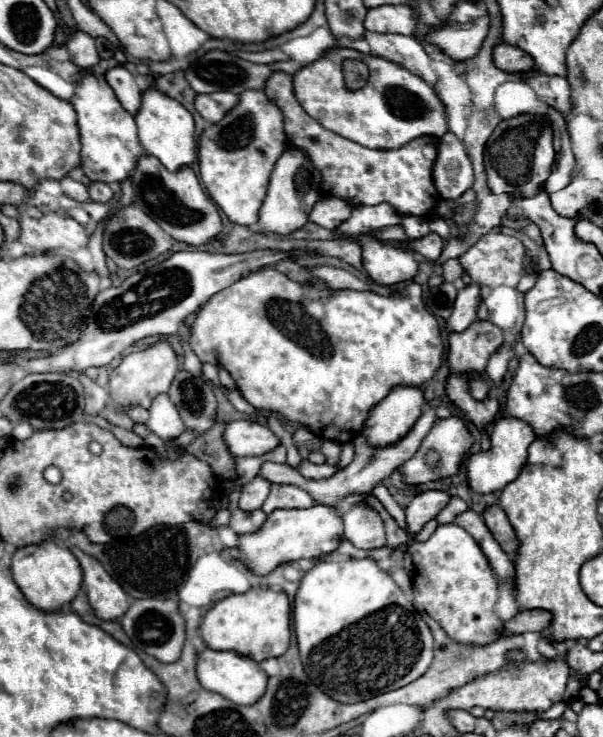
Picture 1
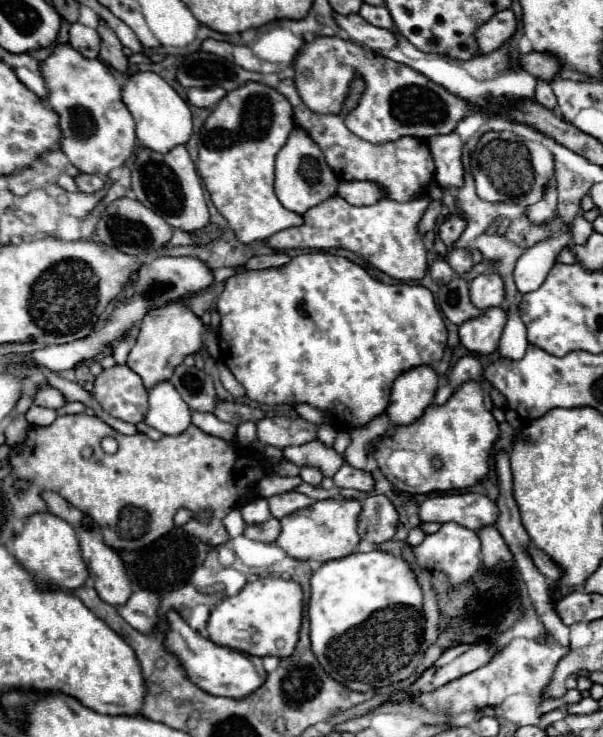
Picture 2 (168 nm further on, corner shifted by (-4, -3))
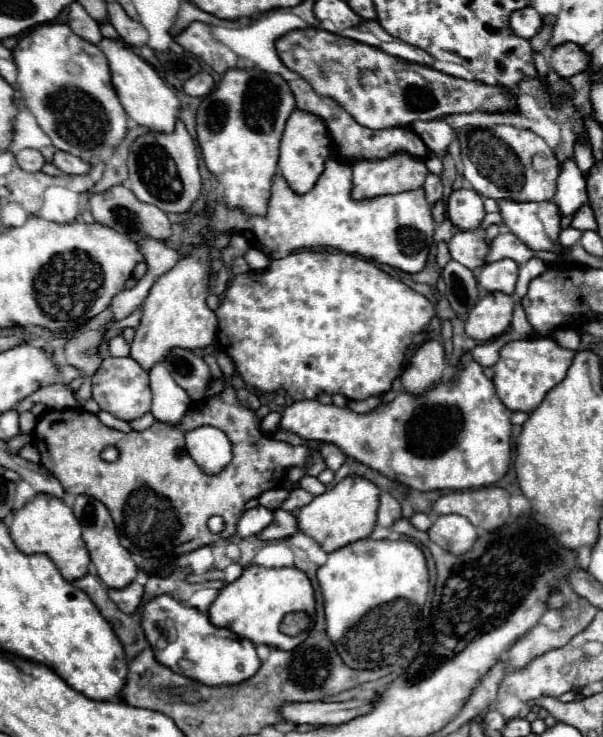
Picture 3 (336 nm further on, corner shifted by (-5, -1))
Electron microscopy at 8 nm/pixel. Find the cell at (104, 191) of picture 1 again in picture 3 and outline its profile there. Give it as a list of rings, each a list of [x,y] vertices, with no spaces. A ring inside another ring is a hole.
[[[57,150],[55,156],[53,156],[53,164],[55,164],[61,172],[71,174],[71,176],[85,176],[85,174],[91,172],[91,164],[87,164],[87,162],[79,160],[77,156],[71,156],[71,154],[67,154],[67,152],[59,152],[59,150]]]

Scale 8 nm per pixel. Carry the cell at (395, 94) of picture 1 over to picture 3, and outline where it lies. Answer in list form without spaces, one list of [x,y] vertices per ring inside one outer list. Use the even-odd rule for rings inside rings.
[[[321,28],[293,30],[275,46],[283,64],[305,78],[319,96],[335,100],[361,126],[373,130],[407,128],[417,120],[431,122],[449,114],[511,112],[517,106],[515,96],[501,86],[461,80]]]

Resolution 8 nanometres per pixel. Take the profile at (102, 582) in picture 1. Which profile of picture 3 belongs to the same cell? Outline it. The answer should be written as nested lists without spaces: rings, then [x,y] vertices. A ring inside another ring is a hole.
[[[77,496],[75,504],[73,504],[73,512],[75,512],[75,518],[79,520],[79,524],[83,528],[83,540],[87,544],[91,562],[95,564],[97,576],[101,578],[101,582],[107,588],[115,588],[115,590],[121,590],[121,588],[129,586],[135,580],[135,576],[137,576],[137,564],[133,562],[131,554],[119,544],[117,528],[113,524],[111,514],[107,512],[107,508],[99,500],[95,500],[95,498]]]

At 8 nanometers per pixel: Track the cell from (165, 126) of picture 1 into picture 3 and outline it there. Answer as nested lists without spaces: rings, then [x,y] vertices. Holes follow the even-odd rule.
[[[103,38],[99,48],[105,52],[105,56],[109,60],[111,82],[113,82],[115,92],[117,92],[125,112],[129,114],[129,118],[133,118],[139,126],[145,126],[153,132],[163,132],[163,134],[173,132],[175,124],[179,120],[179,114],[181,114],[181,102],[179,102],[177,94],[173,92],[173,88],[167,86],[167,82],[155,72],[155,68],[149,62],[145,62],[141,56],[137,56],[131,50],[131,46],[123,44],[121,40]]]

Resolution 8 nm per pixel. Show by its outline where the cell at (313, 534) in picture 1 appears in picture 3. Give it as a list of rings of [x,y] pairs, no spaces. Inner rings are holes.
[[[349,476],[335,484],[331,490],[327,490],[325,494],[315,496],[311,504],[295,510],[293,516],[297,520],[297,530],[301,534],[311,536],[325,552],[335,552],[351,542],[369,538],[369,534],[375,528],[377,506],[379,488],[361,476]]]

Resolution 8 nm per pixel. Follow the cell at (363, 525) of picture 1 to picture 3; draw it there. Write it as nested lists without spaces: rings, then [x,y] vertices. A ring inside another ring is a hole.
[[[381,494],[377,510],[377,526],[391,528],[401,518],[401,504],[391,494]]]

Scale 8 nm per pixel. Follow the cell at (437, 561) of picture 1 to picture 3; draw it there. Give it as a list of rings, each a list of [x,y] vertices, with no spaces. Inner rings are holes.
[[[459,514],[437,516],[433,526],[429,528],[429,538],[439,544],[443,550],[459,556],[473,548],[477,536],[477,528]]]

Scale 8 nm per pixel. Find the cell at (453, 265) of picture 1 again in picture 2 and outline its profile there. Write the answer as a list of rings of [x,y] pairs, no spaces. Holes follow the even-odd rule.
[[[454,248],[454,250],[448,254],[446,262],[448,262],[448,264],[454,268],[454,272],[458,272],[458,274],[464,274],[464,272],[472,270],[472,266],[474,266],[472,254],[470,254],[466,248]]]

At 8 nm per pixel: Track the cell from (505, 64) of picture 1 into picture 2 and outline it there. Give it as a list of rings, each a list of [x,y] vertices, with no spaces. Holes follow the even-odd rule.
[[[530,52],[520,58],[520,64],[532,76],[548,80],[548,82],[558,74],[558,70],[562,66],[558,62],[558,58],[554,58],[554,54],[546,54],[546,52]]]

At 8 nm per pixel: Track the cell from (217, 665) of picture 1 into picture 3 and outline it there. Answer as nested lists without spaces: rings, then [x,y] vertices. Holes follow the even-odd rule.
[[[169,594],[153,598],[143,612],[143,630],[151,646],[155,648],[161,634],[167,636],[167,648],[155,648],[155,654],[161,664],[169,666],[173,672],[183,674],[197,684],[205,686],[235,686],[253,678],[261,666],[261,660],[255,652],[255,646],[249,640],[241,640],[225,628],[215,628],[209,622],[209,616],[183,606]]]

